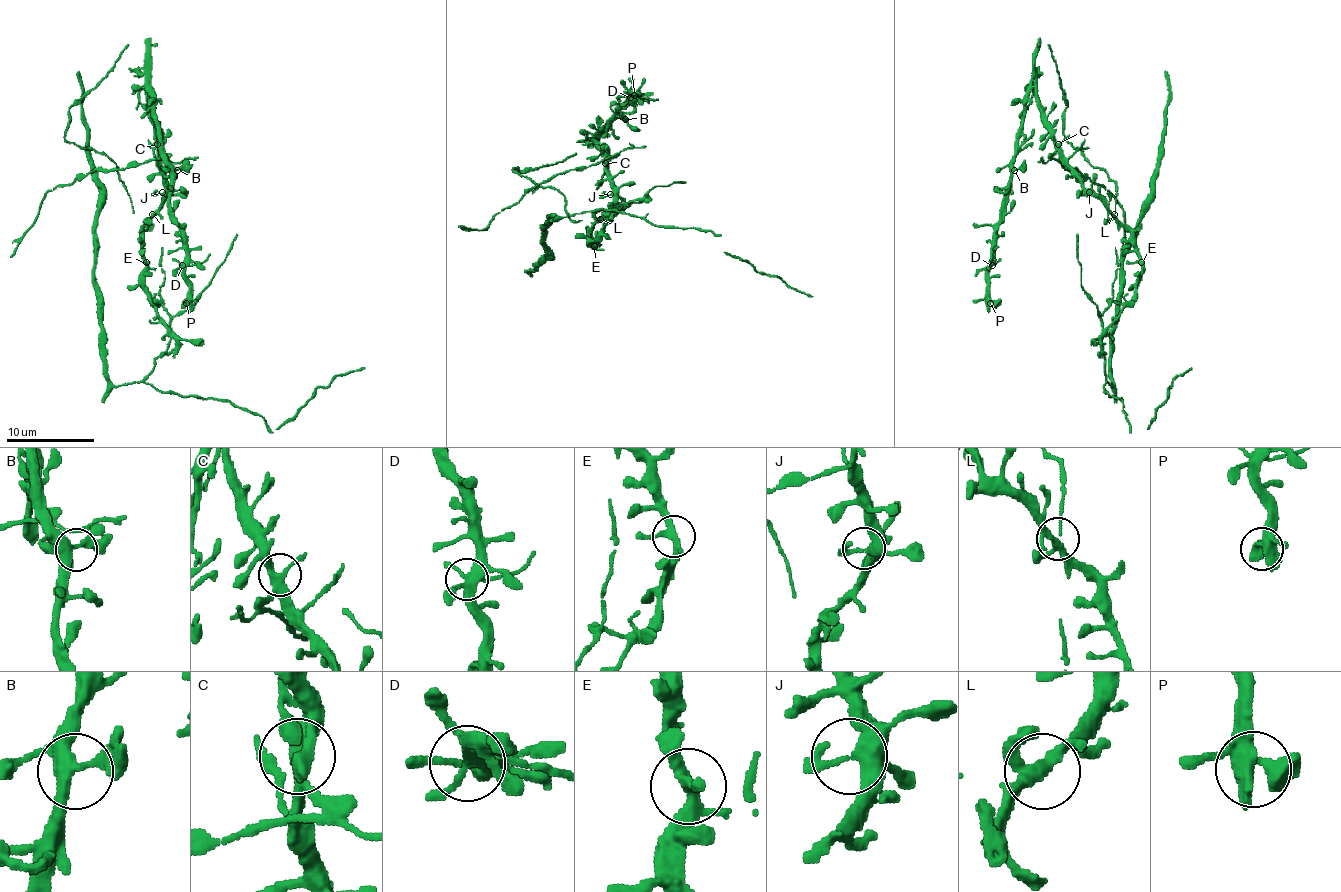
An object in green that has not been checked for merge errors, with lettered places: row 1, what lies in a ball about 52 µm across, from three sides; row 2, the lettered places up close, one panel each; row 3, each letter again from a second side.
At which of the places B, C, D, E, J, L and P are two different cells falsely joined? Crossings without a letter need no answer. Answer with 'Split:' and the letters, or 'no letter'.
Split: no letter

